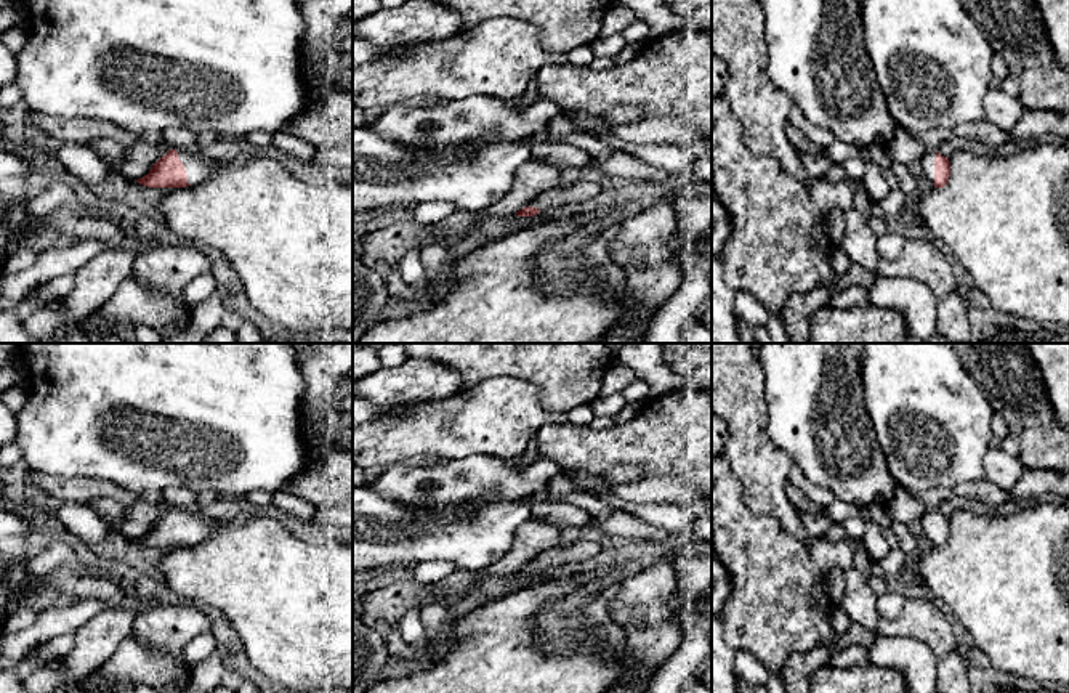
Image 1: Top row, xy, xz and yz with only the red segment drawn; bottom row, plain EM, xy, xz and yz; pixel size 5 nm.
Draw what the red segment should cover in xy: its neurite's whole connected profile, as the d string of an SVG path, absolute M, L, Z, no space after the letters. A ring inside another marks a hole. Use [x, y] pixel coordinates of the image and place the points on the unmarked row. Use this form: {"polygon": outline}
{"polygon": "M186 507L170 509L147 534L136 541L147 547L186 547L208 537L220 520L191 513Z"}

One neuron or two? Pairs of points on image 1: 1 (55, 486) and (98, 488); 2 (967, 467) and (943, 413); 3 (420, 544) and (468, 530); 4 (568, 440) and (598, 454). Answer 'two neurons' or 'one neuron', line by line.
1: one neuron
2: one neuron
3: one neuron
4: one neuron

